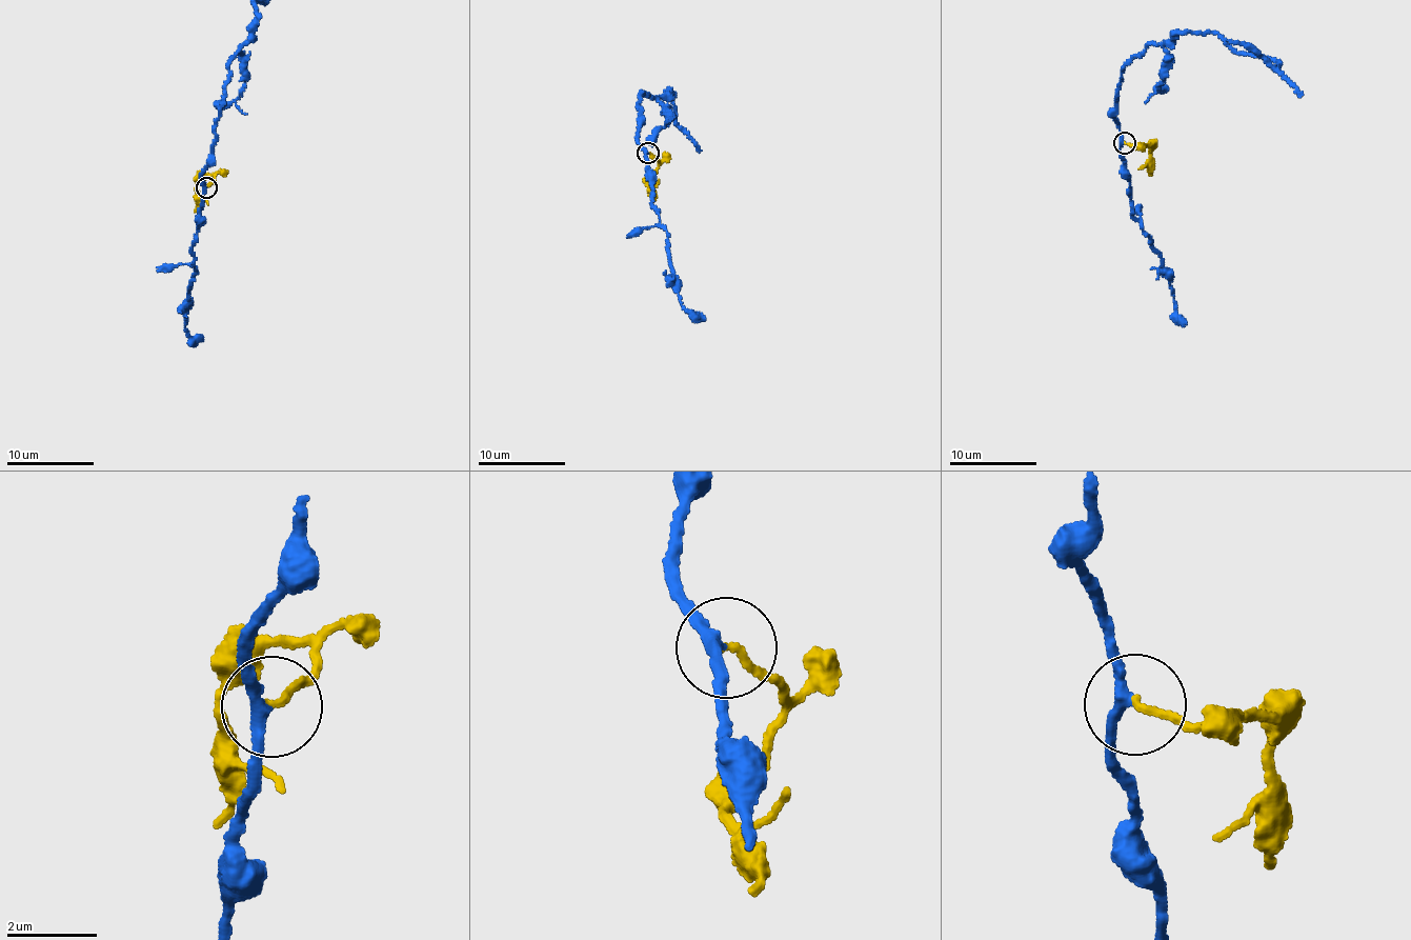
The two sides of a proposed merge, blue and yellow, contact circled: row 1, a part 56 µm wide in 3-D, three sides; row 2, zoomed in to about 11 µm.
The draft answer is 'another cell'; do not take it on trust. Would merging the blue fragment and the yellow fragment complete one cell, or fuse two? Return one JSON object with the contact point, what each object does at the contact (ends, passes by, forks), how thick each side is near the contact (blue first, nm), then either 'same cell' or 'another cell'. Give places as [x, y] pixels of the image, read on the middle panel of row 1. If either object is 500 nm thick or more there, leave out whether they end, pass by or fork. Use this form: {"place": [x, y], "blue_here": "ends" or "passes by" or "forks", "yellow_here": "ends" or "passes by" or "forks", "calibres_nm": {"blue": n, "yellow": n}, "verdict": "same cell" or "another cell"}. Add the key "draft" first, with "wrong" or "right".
{"draft": "wrong", "place": [647, 153], "blue_here": "passes by", "yellow_here": "ends", "calibres_nm": {"blue": 220, "yellow": 170}, "verdict": "same cell"}

